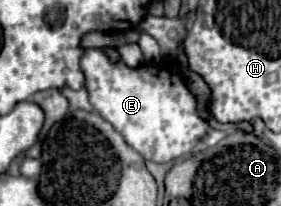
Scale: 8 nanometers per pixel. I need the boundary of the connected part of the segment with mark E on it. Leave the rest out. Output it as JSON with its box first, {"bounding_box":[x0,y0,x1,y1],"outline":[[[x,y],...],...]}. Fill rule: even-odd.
{"bounding_box":[80,48,210,164],"outline":[[[90,48],[84,50],[80,58],[80,70],[92,108],[108,120],[144,160],[164,164],[186,156],[210,130],[208,120],[198,114],[198,98],[190,92],[180,64],[172,58],[164,58],[164,64],[146,62],[138,68],[130,68],[124,62],[110,62],[104,50]]]}

